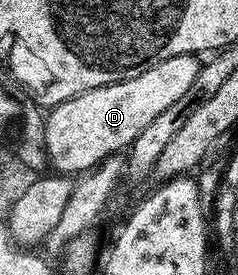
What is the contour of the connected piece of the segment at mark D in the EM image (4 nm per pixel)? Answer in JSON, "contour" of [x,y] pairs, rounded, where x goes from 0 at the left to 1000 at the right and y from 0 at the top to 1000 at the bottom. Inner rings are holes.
{"contour":[[[803,193],[731,200],[546,287],[332,338],[256,382],[214,385],[181,473],[214,611],[252,636],[353,636],[454,571],[534,545],[676,404],[798,320],[845,233],[845,211]]]}

